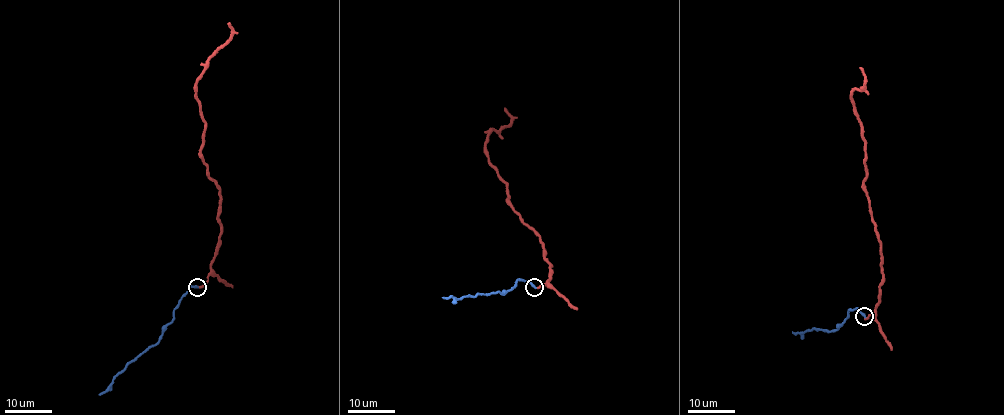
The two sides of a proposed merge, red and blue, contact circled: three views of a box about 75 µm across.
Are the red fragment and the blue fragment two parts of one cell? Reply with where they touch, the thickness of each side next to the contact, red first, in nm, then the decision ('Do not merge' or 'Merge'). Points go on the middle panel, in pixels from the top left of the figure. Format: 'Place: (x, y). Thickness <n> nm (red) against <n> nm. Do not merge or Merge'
Place: (534, 287). Thickness 140 nm (red) against 260 nm. Merge

